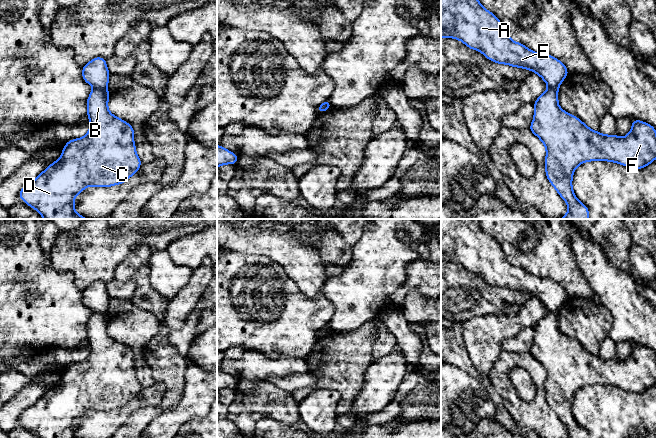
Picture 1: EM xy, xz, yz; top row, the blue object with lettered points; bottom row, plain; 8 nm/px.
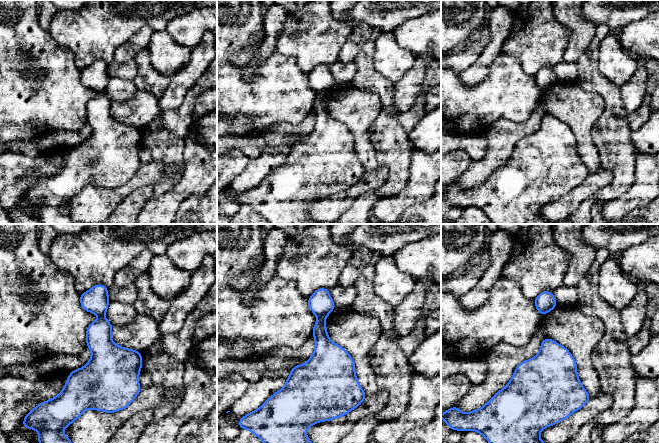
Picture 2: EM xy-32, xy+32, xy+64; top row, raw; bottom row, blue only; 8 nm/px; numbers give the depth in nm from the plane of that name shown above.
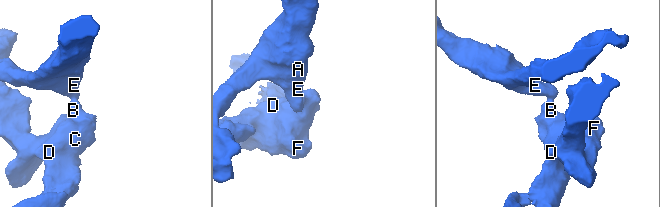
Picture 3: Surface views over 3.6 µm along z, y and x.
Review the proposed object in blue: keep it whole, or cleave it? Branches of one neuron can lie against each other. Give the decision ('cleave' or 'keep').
cleave

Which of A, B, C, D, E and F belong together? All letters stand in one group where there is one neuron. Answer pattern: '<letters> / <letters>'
A E / B C D F

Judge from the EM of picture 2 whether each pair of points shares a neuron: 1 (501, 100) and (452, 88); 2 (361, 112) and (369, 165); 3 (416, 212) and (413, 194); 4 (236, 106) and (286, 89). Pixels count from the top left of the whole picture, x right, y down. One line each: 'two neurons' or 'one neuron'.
1: one neuron
2: one neuron
3: two neurons
4: one neuron

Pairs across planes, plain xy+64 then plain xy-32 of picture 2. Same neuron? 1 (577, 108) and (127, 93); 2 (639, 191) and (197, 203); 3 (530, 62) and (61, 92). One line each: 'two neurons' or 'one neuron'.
1: two neurons
2: two neurons
3: two neurons

